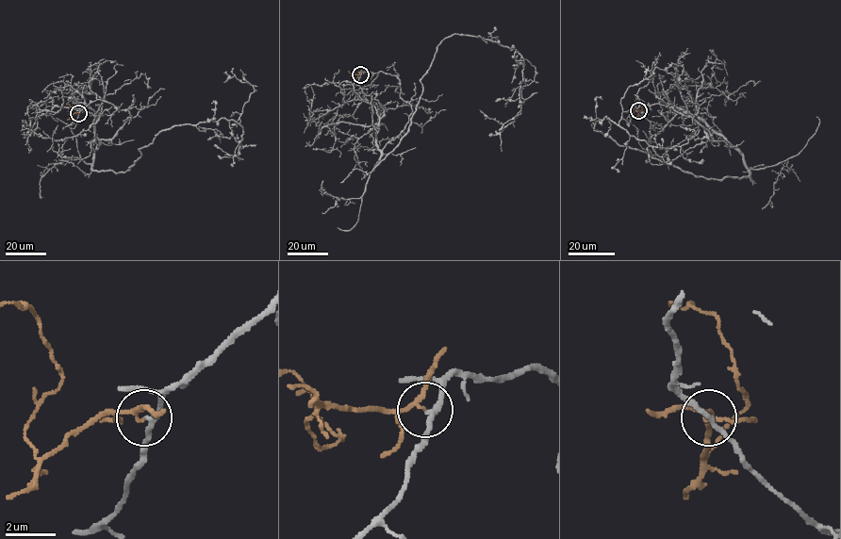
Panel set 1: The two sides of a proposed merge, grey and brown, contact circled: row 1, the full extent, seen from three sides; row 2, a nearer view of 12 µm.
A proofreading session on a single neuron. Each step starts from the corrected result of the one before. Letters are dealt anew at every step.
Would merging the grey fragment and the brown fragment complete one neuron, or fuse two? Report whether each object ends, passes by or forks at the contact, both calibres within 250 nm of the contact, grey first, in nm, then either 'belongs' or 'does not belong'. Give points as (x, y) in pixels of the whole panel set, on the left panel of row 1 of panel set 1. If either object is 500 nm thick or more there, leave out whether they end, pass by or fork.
grey passes by; brown passes by; calibres 190 and 140 nm; does not belong

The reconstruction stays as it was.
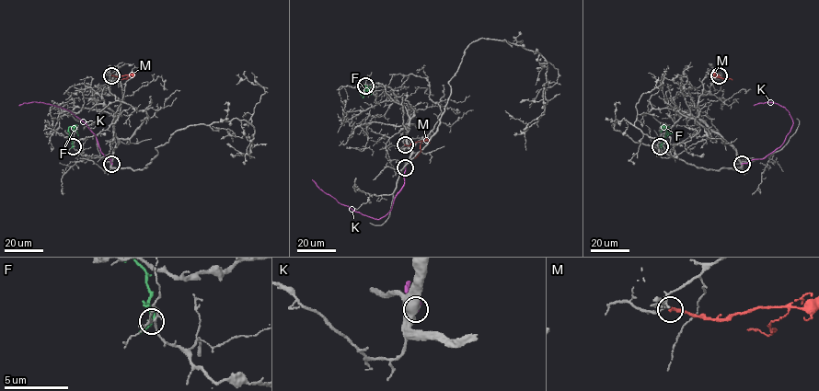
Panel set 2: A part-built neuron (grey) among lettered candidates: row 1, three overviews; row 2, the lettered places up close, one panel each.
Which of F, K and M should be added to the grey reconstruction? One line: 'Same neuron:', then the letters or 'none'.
Same neuron: M

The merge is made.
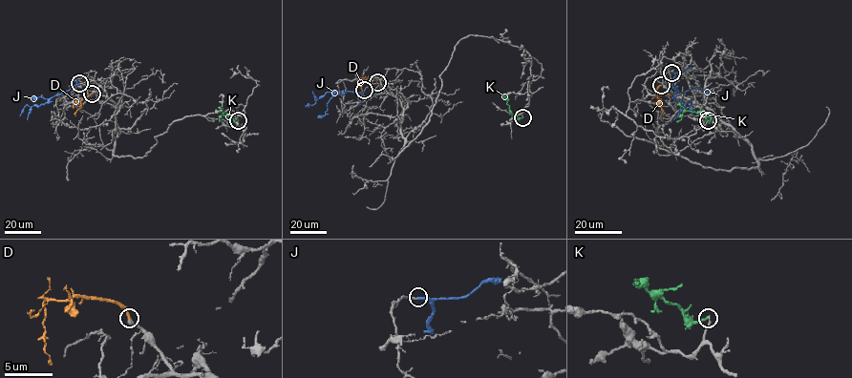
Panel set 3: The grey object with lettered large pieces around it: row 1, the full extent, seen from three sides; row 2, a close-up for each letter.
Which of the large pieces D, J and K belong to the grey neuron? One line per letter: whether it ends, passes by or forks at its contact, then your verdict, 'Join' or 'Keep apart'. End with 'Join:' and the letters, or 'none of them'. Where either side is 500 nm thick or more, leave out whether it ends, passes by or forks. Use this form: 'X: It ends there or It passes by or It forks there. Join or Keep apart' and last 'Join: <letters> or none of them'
D: It ends there. Join
J: It ends there. Keep apart
K: It ends there. Keep apart
Join: D

